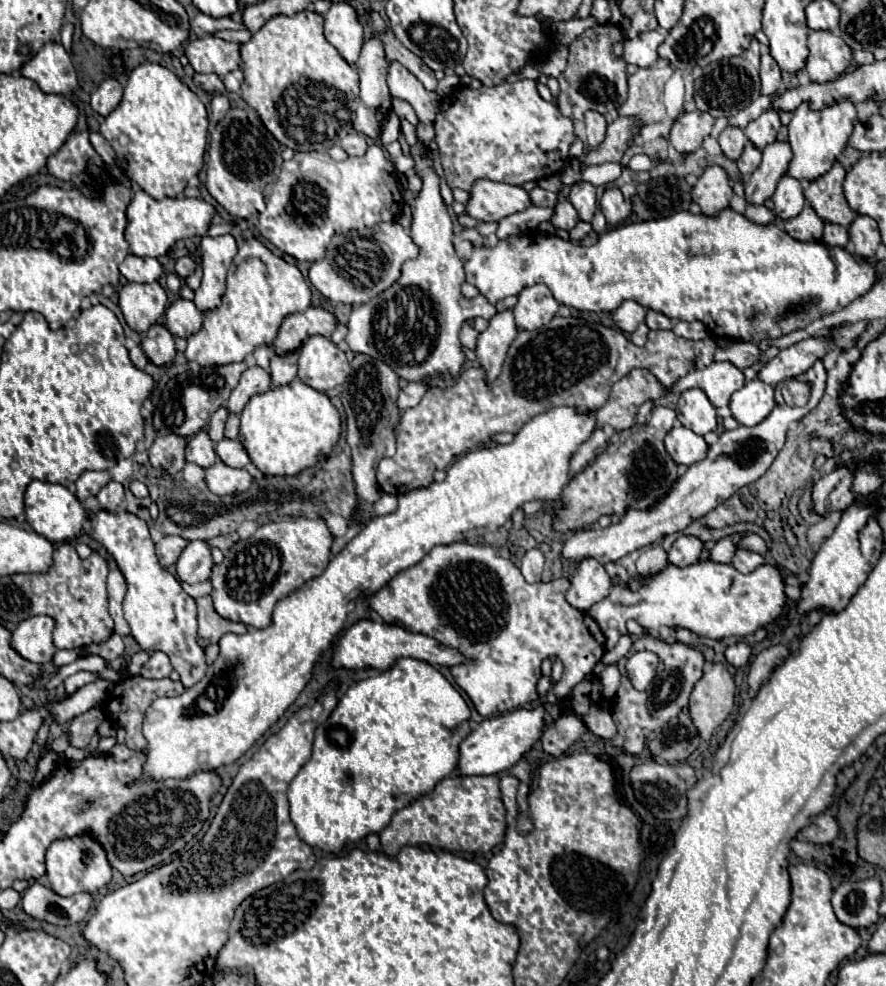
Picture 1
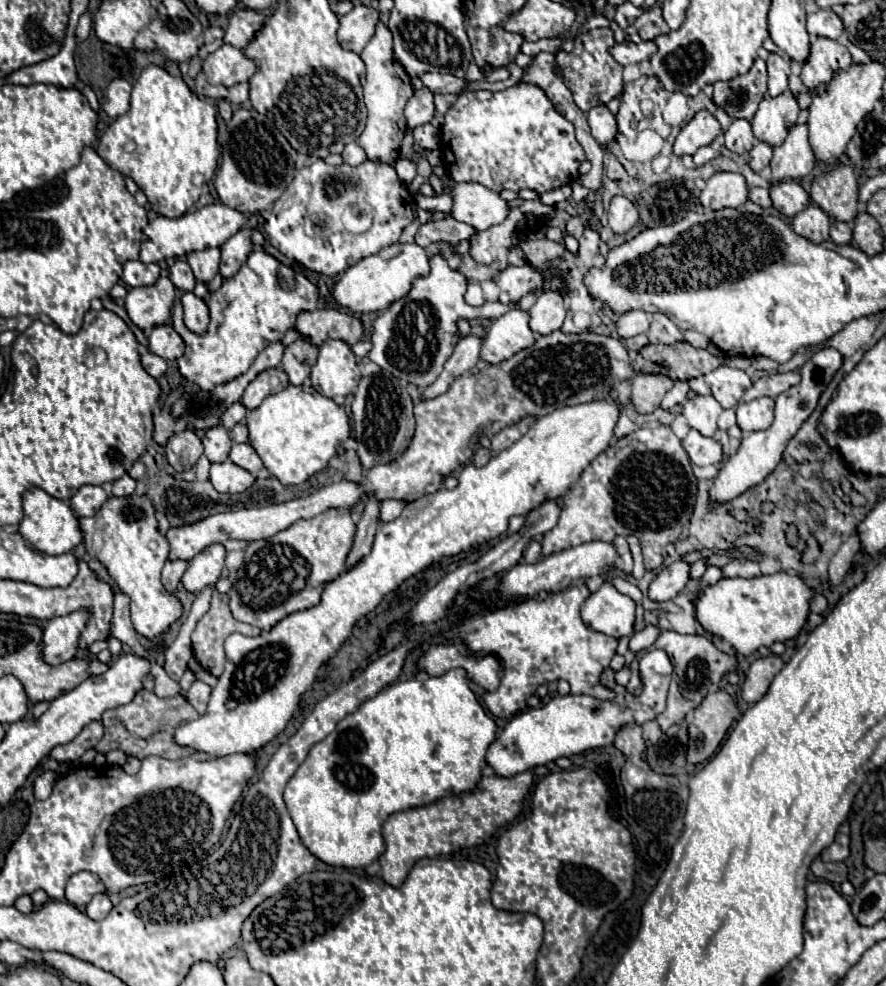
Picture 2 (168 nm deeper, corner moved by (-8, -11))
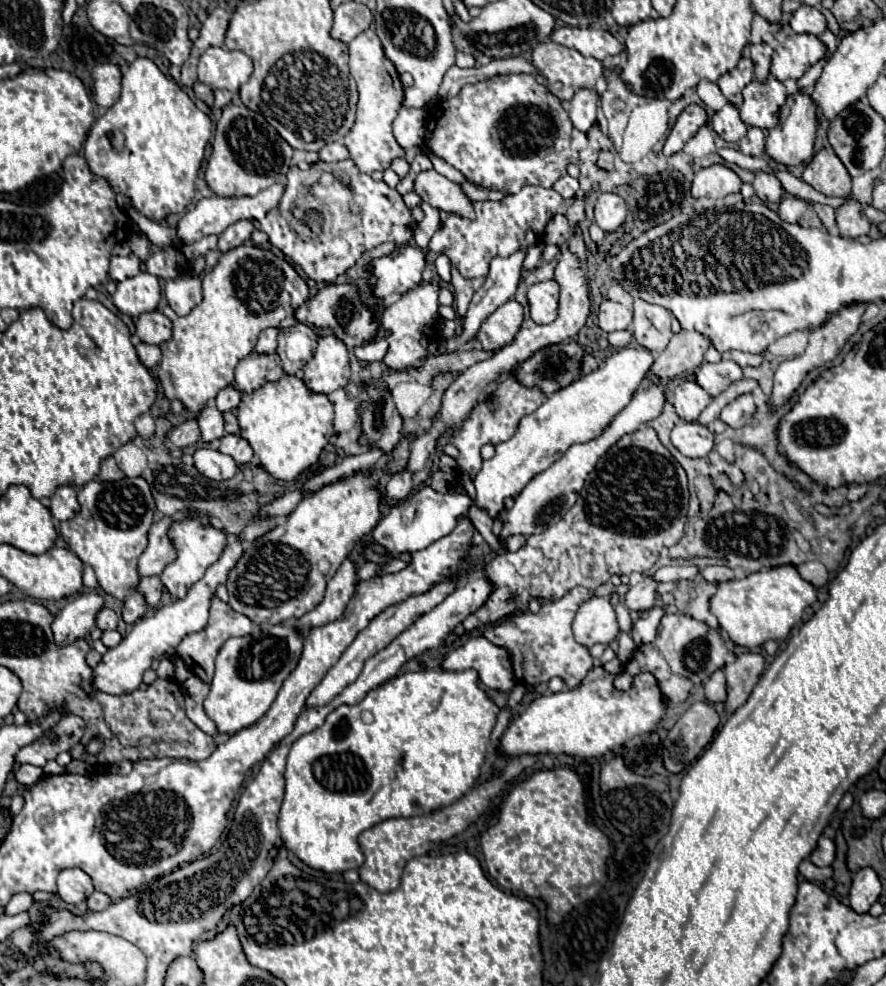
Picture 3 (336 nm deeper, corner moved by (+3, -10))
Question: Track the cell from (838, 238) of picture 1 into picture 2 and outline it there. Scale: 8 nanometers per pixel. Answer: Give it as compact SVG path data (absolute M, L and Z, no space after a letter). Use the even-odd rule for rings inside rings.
M831 218L831 240L837 244L849 244L853 236L853 228L847 222L839 222Z

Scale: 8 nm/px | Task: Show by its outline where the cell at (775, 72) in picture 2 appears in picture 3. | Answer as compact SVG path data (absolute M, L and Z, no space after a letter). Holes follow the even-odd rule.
M752 43L750 45L750 57L754 61L754 75L756 75L756 81L764 83L770 75L770 65L772 65L772 47L766 45L766 43Z

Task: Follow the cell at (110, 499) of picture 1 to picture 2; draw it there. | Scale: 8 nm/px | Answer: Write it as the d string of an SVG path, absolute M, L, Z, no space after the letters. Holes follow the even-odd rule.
M129 474L113 482L113 496L129 496L133 494L133 490L135 490L135 480Z

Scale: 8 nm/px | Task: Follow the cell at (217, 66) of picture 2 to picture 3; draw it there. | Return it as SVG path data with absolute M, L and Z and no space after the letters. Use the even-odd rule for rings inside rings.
M208 47L198 61L198 81L212 89L238 91L252 75L252 61L242 51Z

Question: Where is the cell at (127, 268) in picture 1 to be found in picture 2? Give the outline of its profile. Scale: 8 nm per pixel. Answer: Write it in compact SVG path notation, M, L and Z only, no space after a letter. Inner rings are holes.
M129 260L123 264L121 280L127 286L151 286L157 282L161 268L157 264L145 264L141 260Z

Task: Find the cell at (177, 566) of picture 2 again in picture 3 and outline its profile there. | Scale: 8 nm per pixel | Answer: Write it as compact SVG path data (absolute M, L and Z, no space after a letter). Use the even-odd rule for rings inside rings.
M158 575L142 577L140 579L140 591L144 593L148 607L156 607L160 603L160 597L162 597L162 591L164 591L164 583L160 581Z

